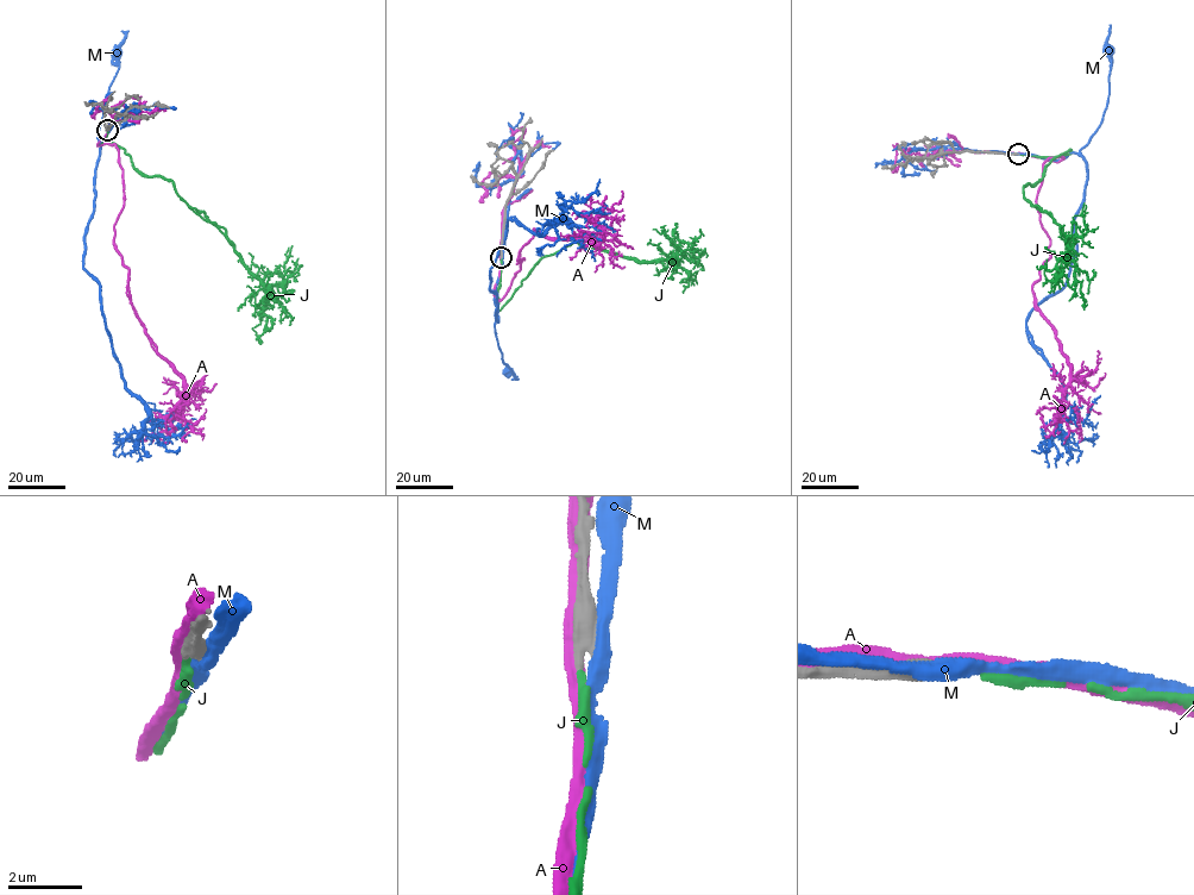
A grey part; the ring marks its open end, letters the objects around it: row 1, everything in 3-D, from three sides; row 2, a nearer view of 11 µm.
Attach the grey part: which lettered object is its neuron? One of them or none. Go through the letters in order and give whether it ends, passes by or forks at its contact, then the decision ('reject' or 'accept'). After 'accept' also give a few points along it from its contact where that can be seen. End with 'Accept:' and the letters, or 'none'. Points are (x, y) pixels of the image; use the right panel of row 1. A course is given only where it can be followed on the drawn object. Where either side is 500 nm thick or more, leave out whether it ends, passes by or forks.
A: it passes by; reject
J: it ends there; accept; it runs (1018, 154), (1062, 156), (1070, 150), (1051, 161), (1023, 194), (1061, 226), (1085, 301), (1079, 296)
M: reject
Accept: J

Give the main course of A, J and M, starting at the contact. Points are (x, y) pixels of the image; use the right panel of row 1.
A: (1013, 154), (1063, 158), (1043, 166), (1037, 212), (1051, 257), (1032, 293), (1069, 369), (1064, 400), (1079, 442)
J: (1018, 154), (1062, 156), (1070, 150), (1051, 161), (1023, 194), (1061, 226), (1085, 301), (1079, 296)
M: (1016, 154), (1060, 160), (1079, 152), (1100, 124), (1106, 108), (1111, 63), (1107, 51)

